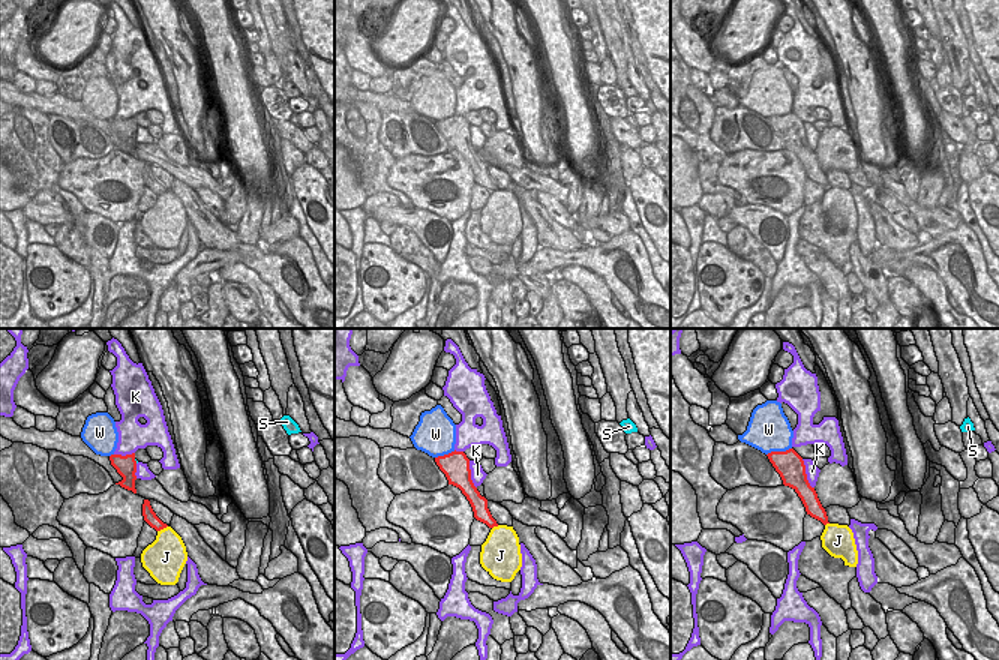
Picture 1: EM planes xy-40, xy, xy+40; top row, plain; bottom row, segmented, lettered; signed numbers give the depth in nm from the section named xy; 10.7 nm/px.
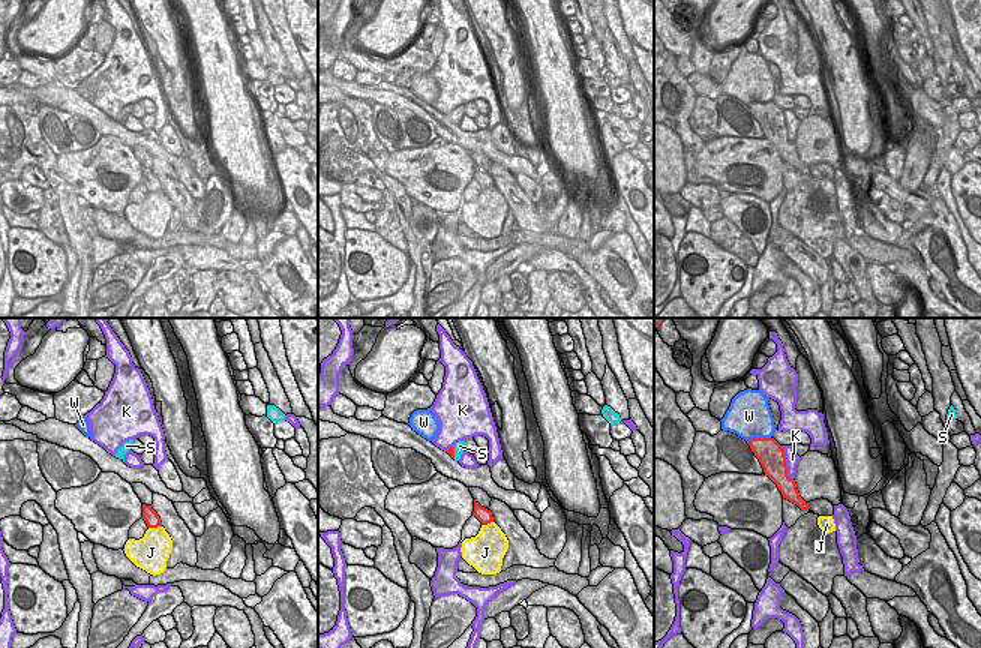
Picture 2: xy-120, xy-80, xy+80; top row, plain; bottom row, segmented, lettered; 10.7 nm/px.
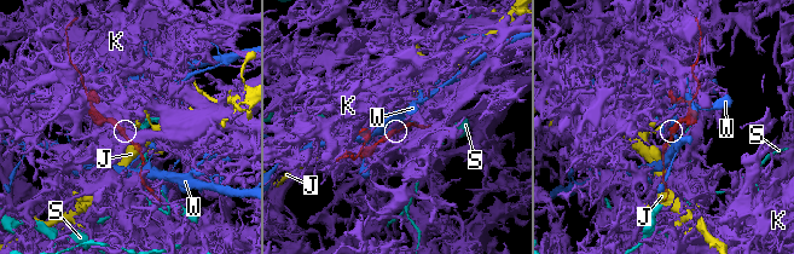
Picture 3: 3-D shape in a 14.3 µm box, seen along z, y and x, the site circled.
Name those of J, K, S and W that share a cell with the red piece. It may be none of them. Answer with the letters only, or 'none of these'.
none of these.

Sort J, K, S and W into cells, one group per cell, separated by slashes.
J / K / S / W

